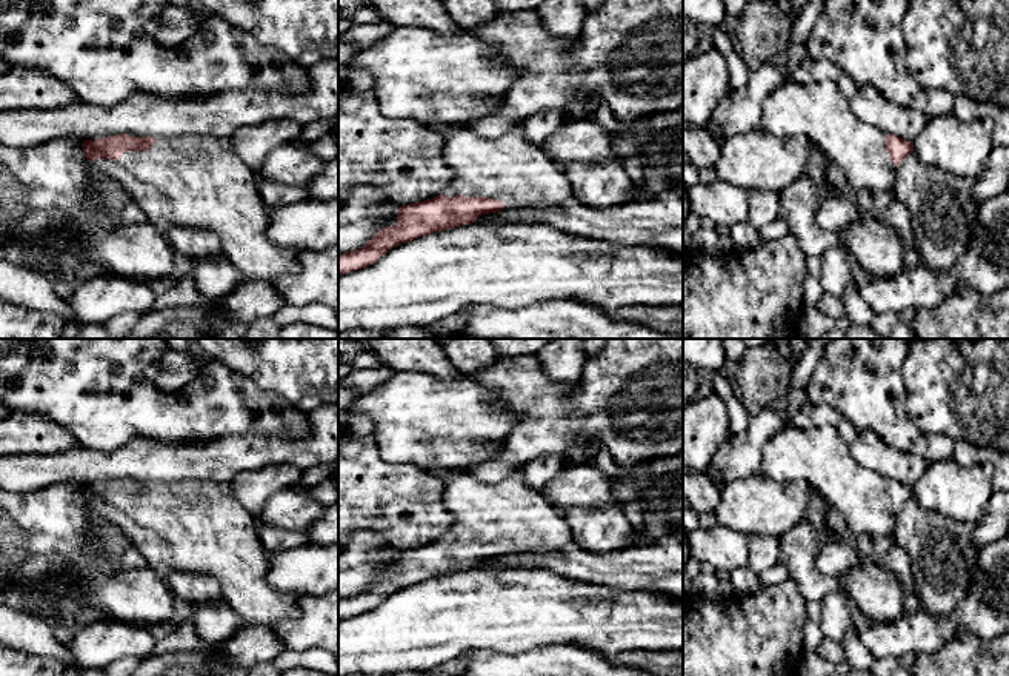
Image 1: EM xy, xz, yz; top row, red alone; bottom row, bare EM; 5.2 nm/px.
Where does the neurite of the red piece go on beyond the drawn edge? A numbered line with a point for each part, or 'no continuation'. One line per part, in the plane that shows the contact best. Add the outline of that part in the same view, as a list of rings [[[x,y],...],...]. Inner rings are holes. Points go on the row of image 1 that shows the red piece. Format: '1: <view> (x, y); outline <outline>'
1: xy (185, 182); outline [[[183,136],[157,139],[146,151],[126,151],[118,160],[98,159],[97,168],[112,177],[148,216],[148,223],[162,233],[171,228],[198,228],[214,233],[221,242],[221,254],[248,280],[272,283],[278,277],[295,274],[300,268],[298,251],[275,246],[266,237],[271,208],[257,188],[257,176],[234,152],[223,146],[223,139],[215,136]]]

